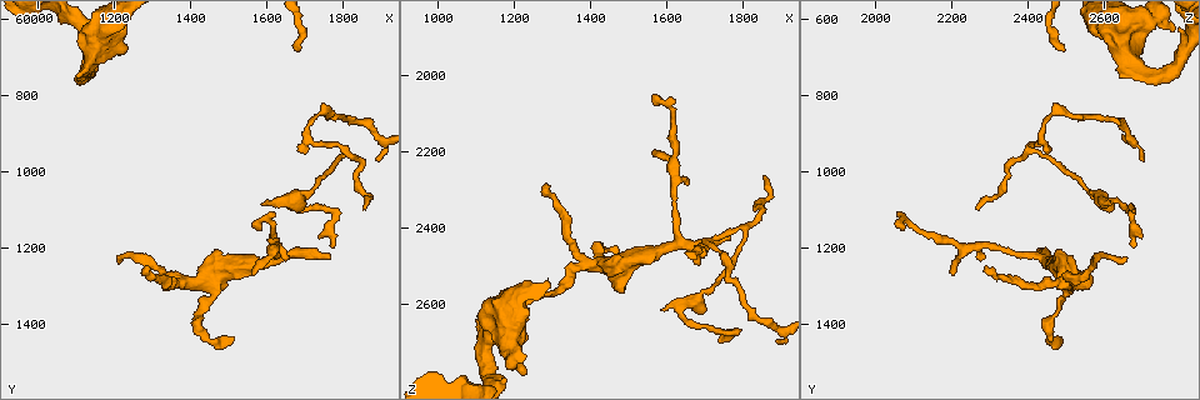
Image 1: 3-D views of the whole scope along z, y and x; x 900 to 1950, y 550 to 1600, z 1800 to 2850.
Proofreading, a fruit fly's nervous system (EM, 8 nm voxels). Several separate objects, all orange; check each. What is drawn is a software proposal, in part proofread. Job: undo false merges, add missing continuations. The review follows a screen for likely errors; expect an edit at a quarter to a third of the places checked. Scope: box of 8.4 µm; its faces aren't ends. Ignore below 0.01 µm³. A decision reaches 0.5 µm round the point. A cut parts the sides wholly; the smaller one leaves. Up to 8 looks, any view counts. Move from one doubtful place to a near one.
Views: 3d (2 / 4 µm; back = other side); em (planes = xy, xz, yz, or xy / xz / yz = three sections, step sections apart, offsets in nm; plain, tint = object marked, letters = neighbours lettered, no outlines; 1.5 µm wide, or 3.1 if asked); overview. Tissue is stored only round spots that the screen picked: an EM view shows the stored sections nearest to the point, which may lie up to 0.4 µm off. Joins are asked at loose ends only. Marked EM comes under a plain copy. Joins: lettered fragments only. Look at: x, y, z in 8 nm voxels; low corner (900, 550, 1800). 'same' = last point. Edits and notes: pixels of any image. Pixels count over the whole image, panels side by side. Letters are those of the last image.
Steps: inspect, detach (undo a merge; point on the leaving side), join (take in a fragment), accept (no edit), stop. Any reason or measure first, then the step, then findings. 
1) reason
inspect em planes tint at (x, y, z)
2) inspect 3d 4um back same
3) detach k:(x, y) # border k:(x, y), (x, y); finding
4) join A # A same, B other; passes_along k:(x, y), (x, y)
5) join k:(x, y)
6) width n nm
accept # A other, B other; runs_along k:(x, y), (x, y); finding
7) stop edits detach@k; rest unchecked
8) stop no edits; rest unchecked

free end
inspect em planes letters at (1205, 1225, 2655)

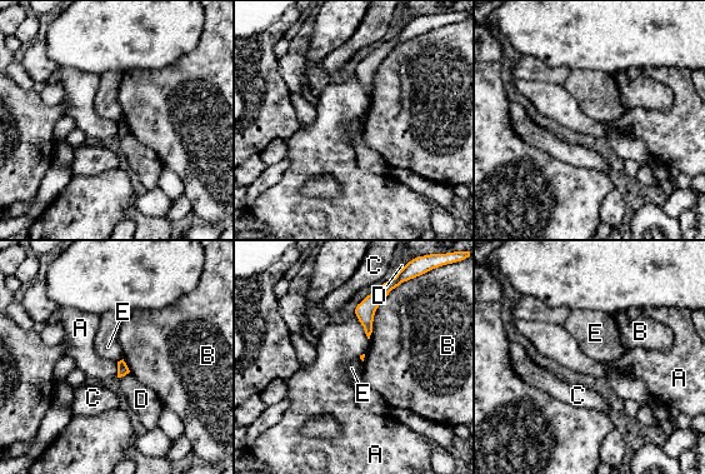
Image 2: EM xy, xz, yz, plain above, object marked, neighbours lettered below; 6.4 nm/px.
accept # A other, B other, C other, D other, E other; border 2:(355, 315), (368, 339); none of them fits

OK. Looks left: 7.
thin end
inspect em planes letters at (1765, 1220, 2420)

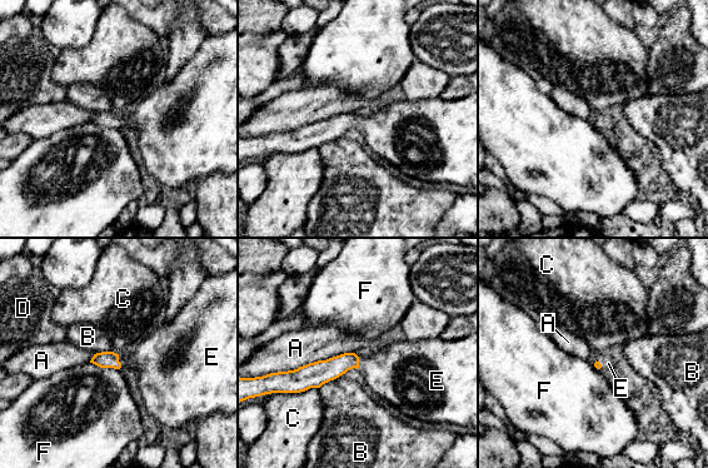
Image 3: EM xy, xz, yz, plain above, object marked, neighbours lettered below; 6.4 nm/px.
join E # A other, B other, C other, D other, E same, F other; the cell continues

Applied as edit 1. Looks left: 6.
thin end
inspect em xy step 4 letters at (1280, 1245, 2295)

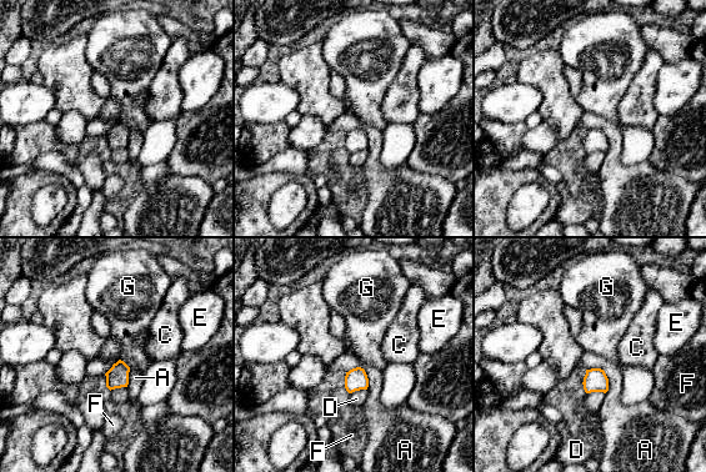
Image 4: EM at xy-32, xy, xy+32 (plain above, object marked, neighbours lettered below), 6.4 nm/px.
inspect em planes letters same

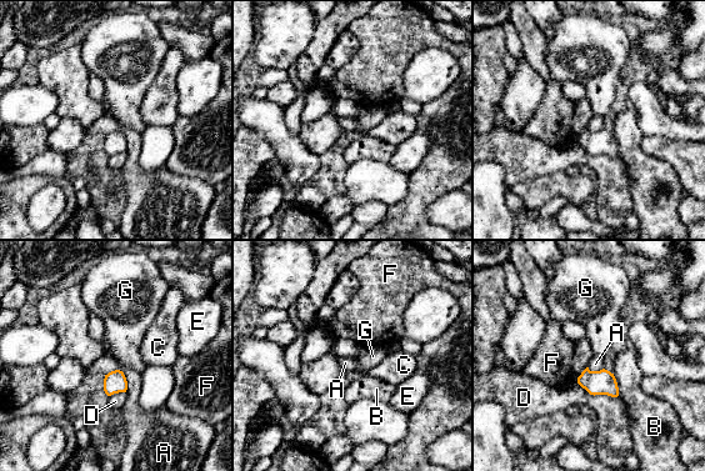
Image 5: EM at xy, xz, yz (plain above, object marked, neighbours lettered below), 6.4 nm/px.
accept # A other, B other, C other, D other, E other, F other, G other; border 5:(105, 374), (120, 370), (125, 392); none of them fits

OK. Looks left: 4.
stop edits join@3; rest unchecked

